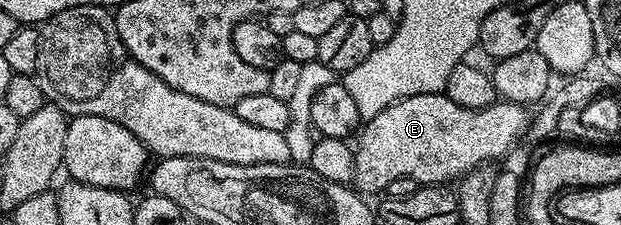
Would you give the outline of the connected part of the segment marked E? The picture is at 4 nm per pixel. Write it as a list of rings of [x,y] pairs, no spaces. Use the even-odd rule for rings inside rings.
[[[446,92],[441,93],[422,93],[421,95],[413,95],[406,97],[400,101],[394,101],[389,107],[385,107],[385,111],[381,111],[377,115],[366,118],[365,124],[358,130],[357,138],[359,142],[354,142],[353,148],[355,151],[355,180],[353,182],[354,188],[360,194],[368,195],[367,193],[380,193],[382,194],[389,187],[389,183],[394,183],[397,179],[405,179],[411,177],[417,182],[419,186],[424,185],[443,185],[447,180],[452,183],[458,182],[460,179],[467,176],[468,173],[474,173],[476,169],[486,166],[487,161],[495,161],[498,157],[503,157],[519,140],[522,139],[523,133],[528,132],[529,129],[529,113],[528,110],[522,105],[513,105],[502,99],[495,102],[485,109],[470,109],[469,107],[457,107],[457,103],[453,103],[453,99],[449,99]]]

